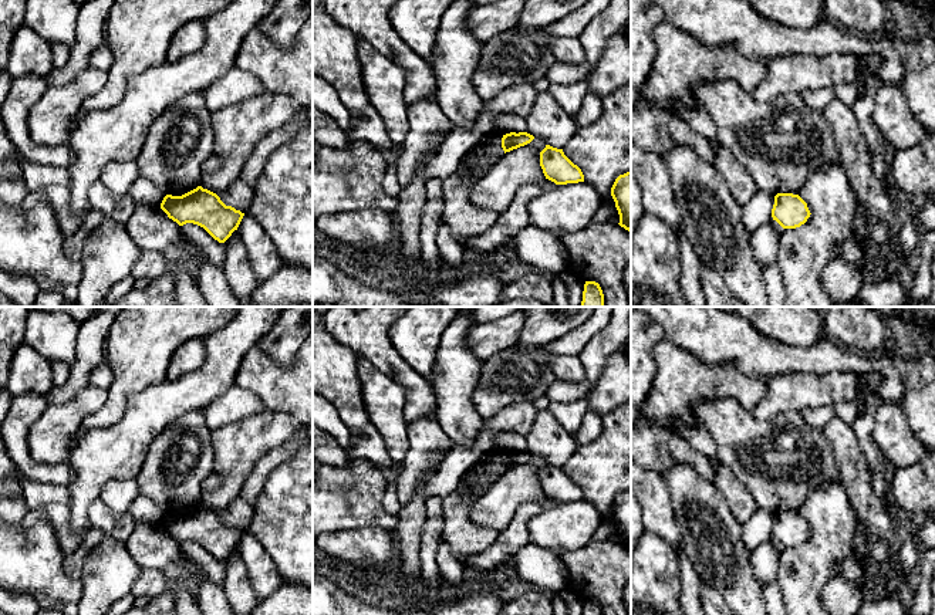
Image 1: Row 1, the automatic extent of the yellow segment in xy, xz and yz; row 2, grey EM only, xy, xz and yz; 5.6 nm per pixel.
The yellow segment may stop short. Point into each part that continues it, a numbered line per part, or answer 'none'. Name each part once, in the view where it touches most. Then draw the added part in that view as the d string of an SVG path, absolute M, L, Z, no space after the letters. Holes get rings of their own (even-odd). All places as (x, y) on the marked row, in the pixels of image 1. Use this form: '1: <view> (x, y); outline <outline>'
1: xy (181, 138); outline M200 92L189 94L161 112L135 160L139 176L172 196L196 189L203 163L213 153L210 114Z

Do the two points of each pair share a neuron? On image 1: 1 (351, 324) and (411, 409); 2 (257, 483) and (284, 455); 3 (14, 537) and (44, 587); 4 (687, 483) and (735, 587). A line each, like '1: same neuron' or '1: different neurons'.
1: same neuron
2: same neuron
3: same neuron
4: same neuron

